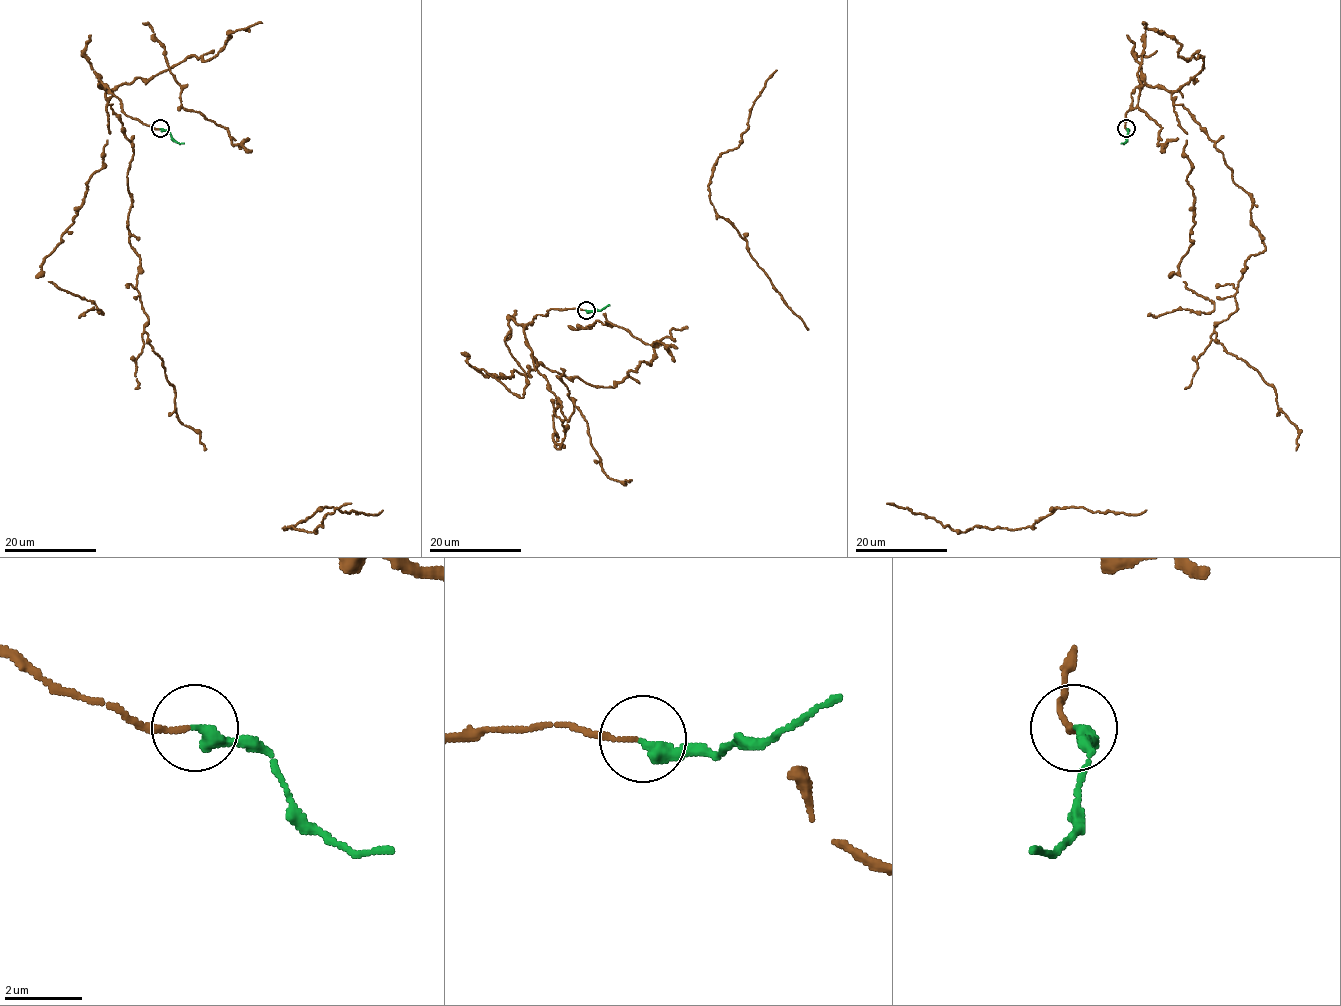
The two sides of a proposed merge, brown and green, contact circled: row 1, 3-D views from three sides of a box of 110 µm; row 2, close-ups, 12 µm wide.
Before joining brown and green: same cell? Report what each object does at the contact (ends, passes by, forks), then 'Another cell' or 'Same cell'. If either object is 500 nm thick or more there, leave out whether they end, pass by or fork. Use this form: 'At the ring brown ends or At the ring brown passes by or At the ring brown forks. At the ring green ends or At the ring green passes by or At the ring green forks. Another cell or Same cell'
At the ring brown ends. At the ring green ends. Same cell

